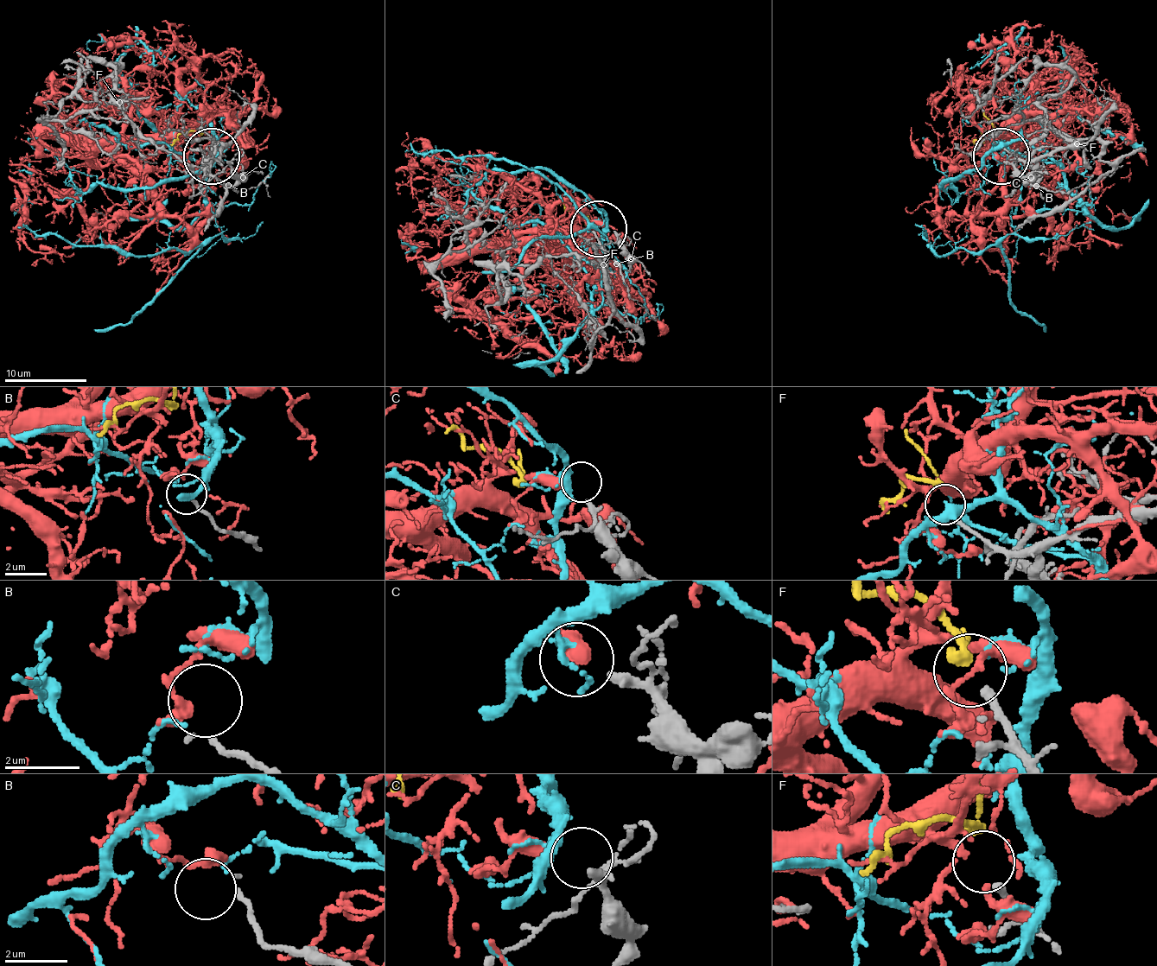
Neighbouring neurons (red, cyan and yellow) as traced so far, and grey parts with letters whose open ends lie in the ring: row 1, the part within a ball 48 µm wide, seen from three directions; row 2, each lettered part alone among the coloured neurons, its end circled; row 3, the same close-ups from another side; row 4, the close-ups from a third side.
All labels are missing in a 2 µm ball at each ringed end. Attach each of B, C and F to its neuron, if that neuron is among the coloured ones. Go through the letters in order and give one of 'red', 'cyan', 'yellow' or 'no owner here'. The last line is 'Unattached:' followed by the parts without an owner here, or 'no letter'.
B: no owner here
C: red
F: yellow
Unattached: B

